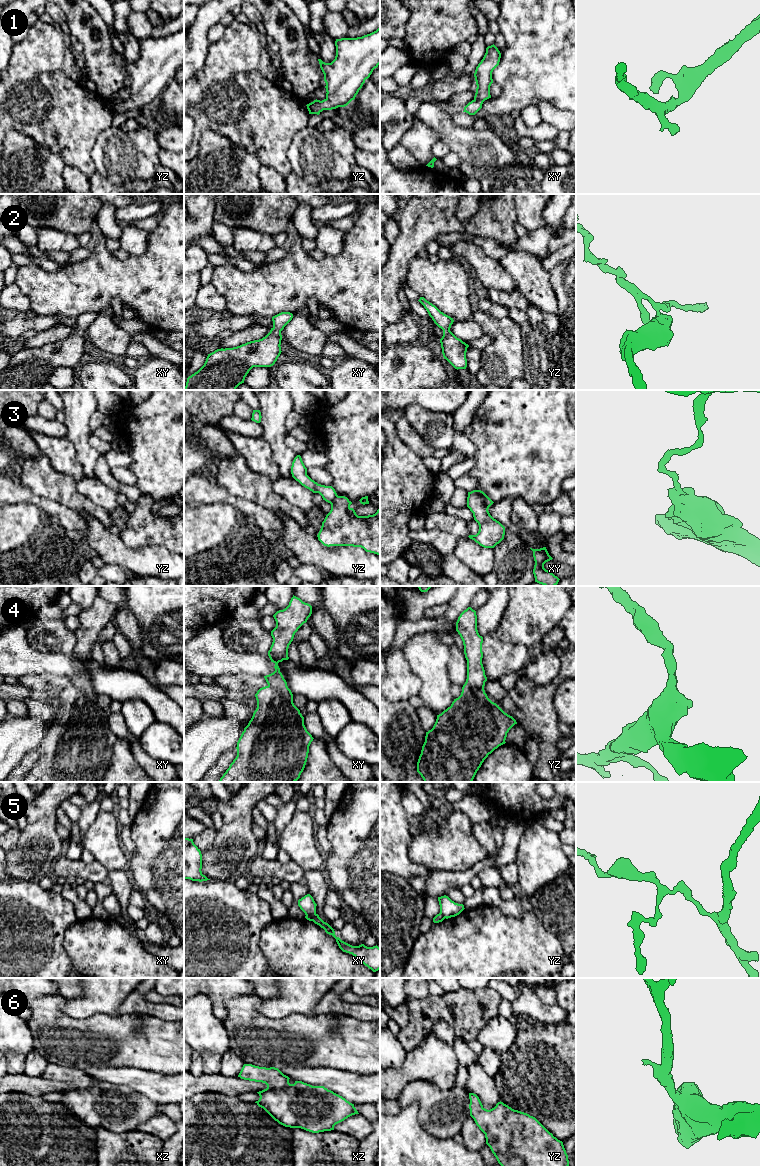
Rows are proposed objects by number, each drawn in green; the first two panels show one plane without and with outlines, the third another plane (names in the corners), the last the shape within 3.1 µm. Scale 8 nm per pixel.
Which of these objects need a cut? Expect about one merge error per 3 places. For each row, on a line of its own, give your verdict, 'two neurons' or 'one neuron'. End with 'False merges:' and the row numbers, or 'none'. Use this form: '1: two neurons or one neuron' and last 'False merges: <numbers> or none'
1: one neuron
2: one neuron
3: two neurons
4: one neuron
5: two neurons
6: one neuron
False merges: 3, 5

